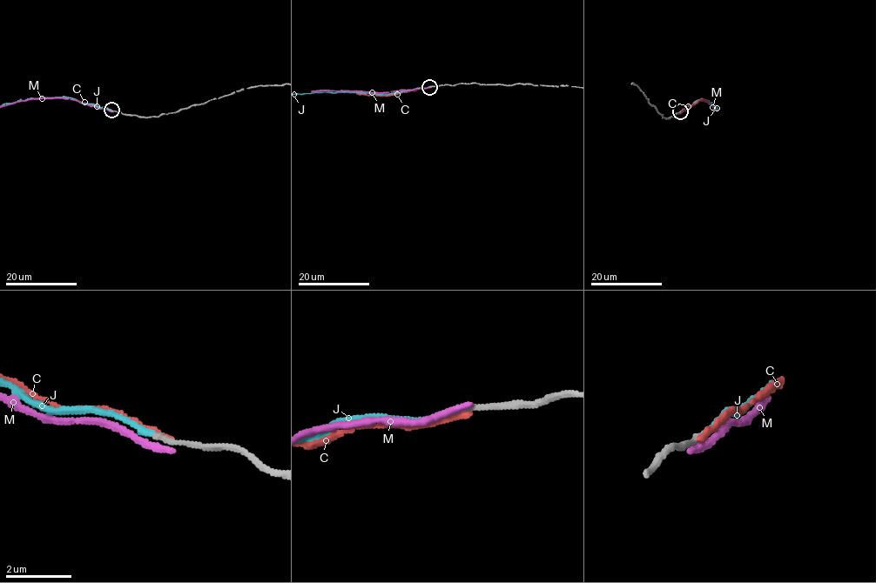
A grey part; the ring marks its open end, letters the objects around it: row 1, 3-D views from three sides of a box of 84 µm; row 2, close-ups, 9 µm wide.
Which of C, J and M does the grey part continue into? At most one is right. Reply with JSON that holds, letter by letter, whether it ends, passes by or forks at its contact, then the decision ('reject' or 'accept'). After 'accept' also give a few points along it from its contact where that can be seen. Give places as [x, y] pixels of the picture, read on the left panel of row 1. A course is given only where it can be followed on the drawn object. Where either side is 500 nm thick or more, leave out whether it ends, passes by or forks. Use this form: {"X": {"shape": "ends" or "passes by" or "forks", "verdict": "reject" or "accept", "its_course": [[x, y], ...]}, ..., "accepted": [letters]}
{"C": {"shape": "ends", "verdict": "reject"}, "J": {"shape": "ends", "verdict": "accept"}, "M": {"shape": "ends", "verdict": "reject"}, "accepted": ["J"]}

